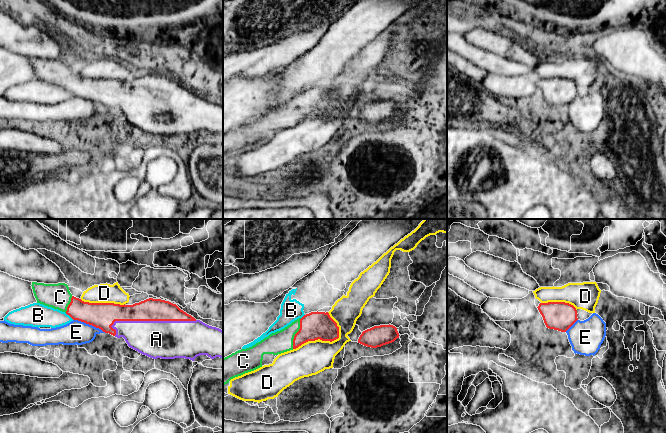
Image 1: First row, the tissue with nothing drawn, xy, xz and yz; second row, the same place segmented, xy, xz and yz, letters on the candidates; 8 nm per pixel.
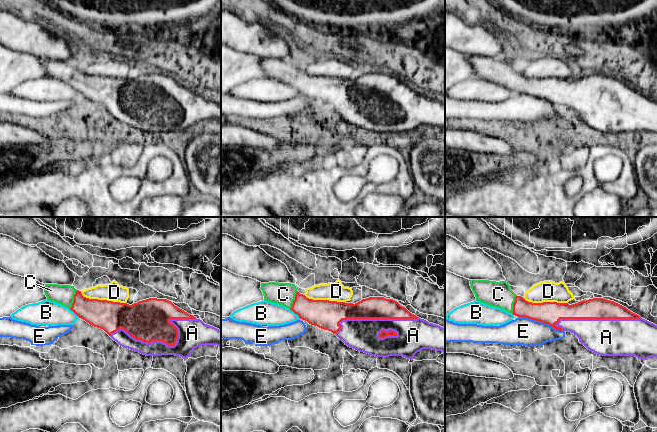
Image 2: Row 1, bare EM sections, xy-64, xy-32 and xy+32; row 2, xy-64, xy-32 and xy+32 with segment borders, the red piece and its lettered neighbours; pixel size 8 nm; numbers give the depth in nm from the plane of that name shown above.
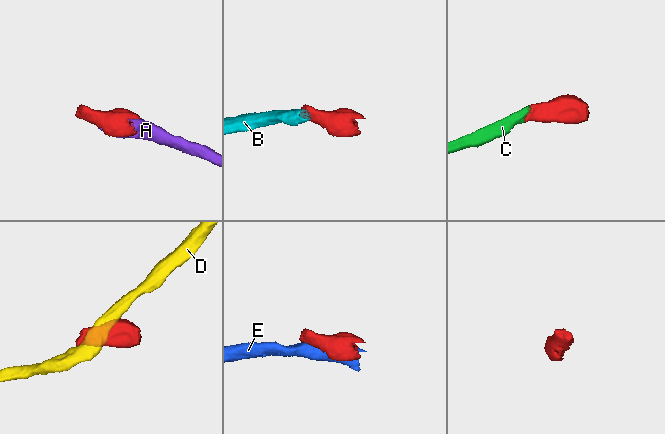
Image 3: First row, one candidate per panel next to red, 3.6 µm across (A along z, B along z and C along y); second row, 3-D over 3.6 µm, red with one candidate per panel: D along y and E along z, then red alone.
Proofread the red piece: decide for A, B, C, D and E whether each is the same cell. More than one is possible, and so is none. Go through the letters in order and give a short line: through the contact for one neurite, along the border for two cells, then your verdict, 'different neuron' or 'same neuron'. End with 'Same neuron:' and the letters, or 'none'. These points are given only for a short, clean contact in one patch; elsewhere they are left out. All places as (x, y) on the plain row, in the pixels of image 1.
A: same neuron
B: xy (65, 89), (73, 95) | different neuron
C: xz (317, 101), (296, 109), (281, 117) | same neuron
D: different neuron
E: xy (73, 95), (91, 100), (105, 108) | different neuron
Same neuron: A, C

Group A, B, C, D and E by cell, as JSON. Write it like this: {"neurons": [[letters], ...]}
{"neurons": [["A", "C"], ["B"], ["D"], ["E"]]}

